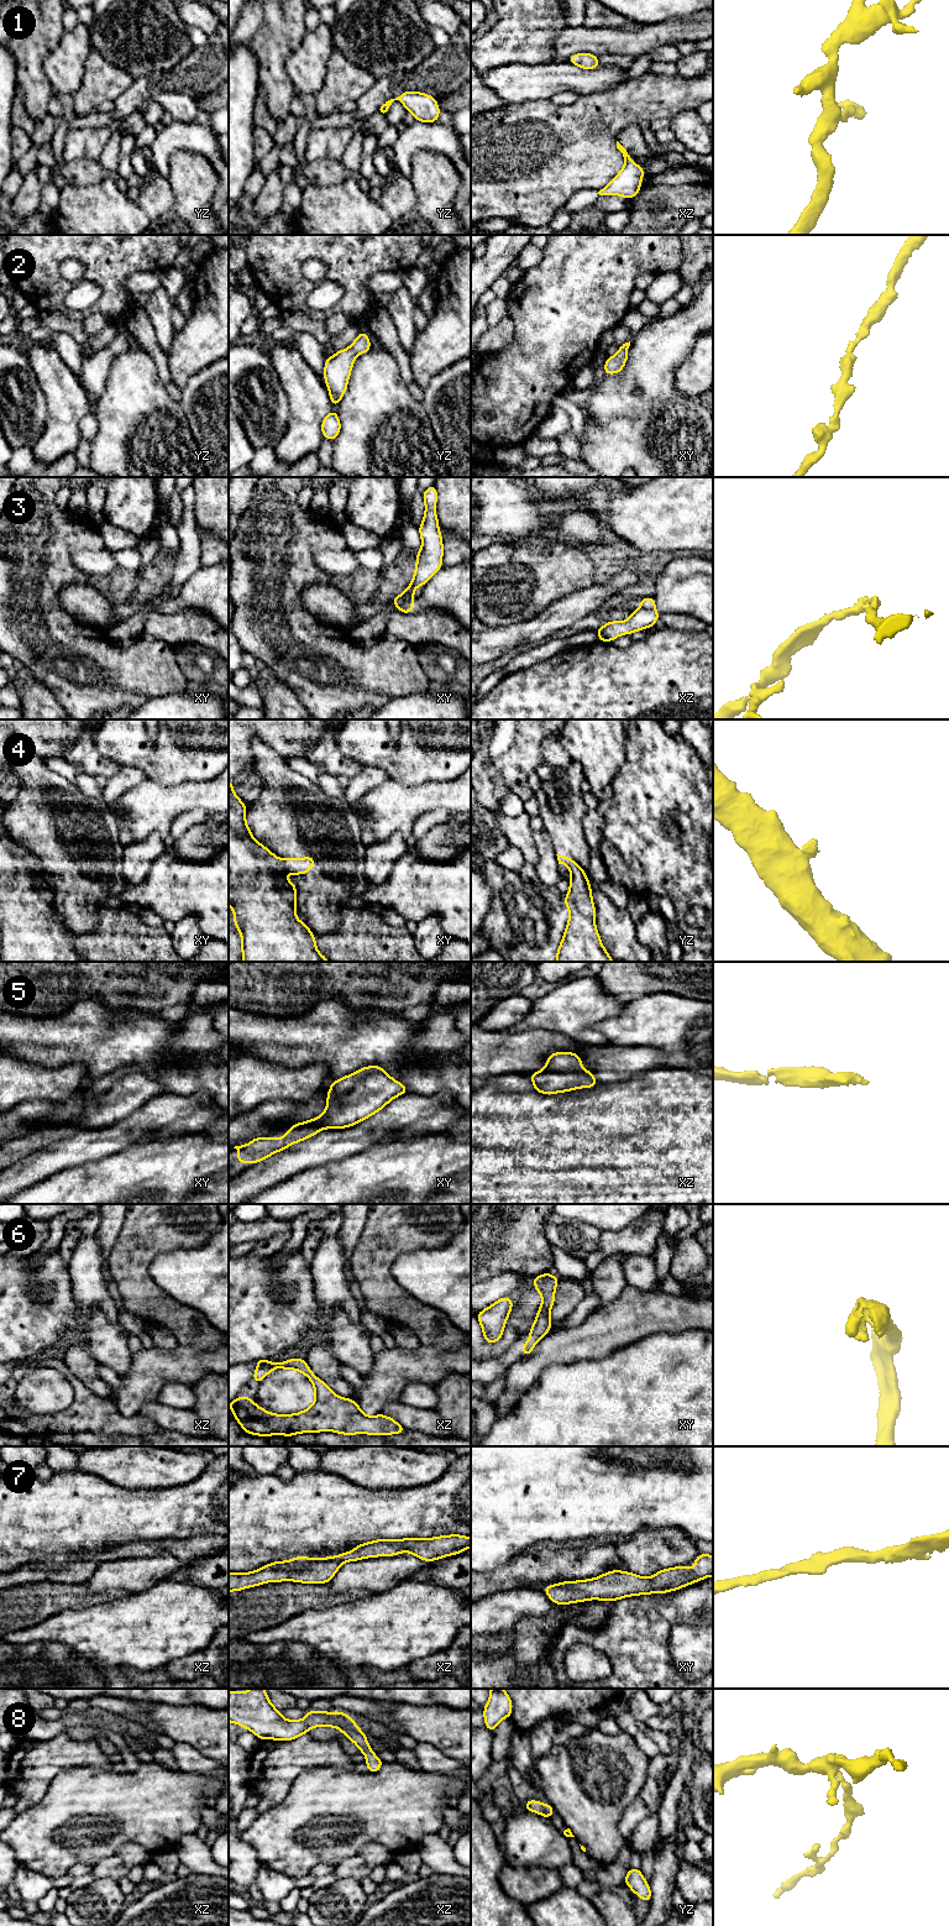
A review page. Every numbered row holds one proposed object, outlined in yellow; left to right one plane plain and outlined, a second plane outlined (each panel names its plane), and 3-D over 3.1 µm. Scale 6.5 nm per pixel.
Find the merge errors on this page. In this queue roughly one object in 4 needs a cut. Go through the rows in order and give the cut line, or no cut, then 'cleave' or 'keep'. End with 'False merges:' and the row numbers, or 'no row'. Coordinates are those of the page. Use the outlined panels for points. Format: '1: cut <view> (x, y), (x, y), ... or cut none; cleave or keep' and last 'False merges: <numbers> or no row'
1: cut none; keep
2: cut none; keep
3: cut xy (399, 595), (403, 601), (412, 598); cleave
4: cut xy (281, 859), (288, 872); cleave
5: cut none; keep
6: cut none; keep
7: cut none; keep
8: cut none; keep
False merges: 3, 4

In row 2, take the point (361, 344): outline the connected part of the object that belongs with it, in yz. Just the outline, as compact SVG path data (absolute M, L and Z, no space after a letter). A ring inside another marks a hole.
M360 330L358 336L347 349L335 352L325 361L324 378L330 393L332 407L340 404L346 393L347 382L356 357L371 350L371 342L367 334Z

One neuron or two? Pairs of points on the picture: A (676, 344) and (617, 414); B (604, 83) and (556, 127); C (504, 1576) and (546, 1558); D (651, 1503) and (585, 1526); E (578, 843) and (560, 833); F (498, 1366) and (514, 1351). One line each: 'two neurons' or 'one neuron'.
A: one neuron
B: two neurons
C: one neuron
D: one neuron
E: one neuron
F: one neuron

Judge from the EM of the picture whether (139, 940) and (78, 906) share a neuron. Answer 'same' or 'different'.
different

